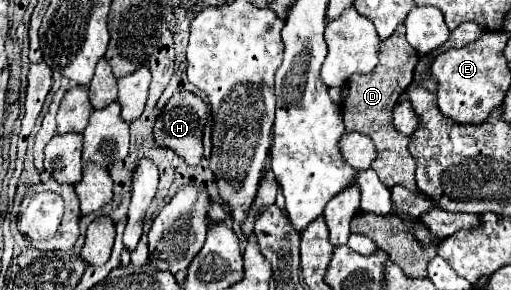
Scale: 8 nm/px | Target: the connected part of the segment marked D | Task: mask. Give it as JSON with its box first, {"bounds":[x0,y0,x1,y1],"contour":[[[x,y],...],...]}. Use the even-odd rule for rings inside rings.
{"bounds":[342,25,420,193],"contour":[[[398,25],[398,29],[388,39],[382,41],[382,45],[380,45],[380,63],[376,65],[376,69],[372,73],[368,73],[368,75],[350,77],[350,81],[348,81],[350,95],[342,103],[346,133],[352,133],[352,131],[366,133],[374,141],[376,159],[374,159],[372,169],[378,173],[380,181],[386,187],[402,185],[412,193],[420,193],[420,191],[418,191],[416,179],[414,179],[414,171],[416,171],[414,157],[408,151],[410,139],[406,135],[402,135],[400,131],[396,131],[396,127],[392,123],[392,107],[394,107],[396,99],[412,83],[412,71],[414,71],[416,63],[418,63],[418,53],[406,41],[404,25]]]}

